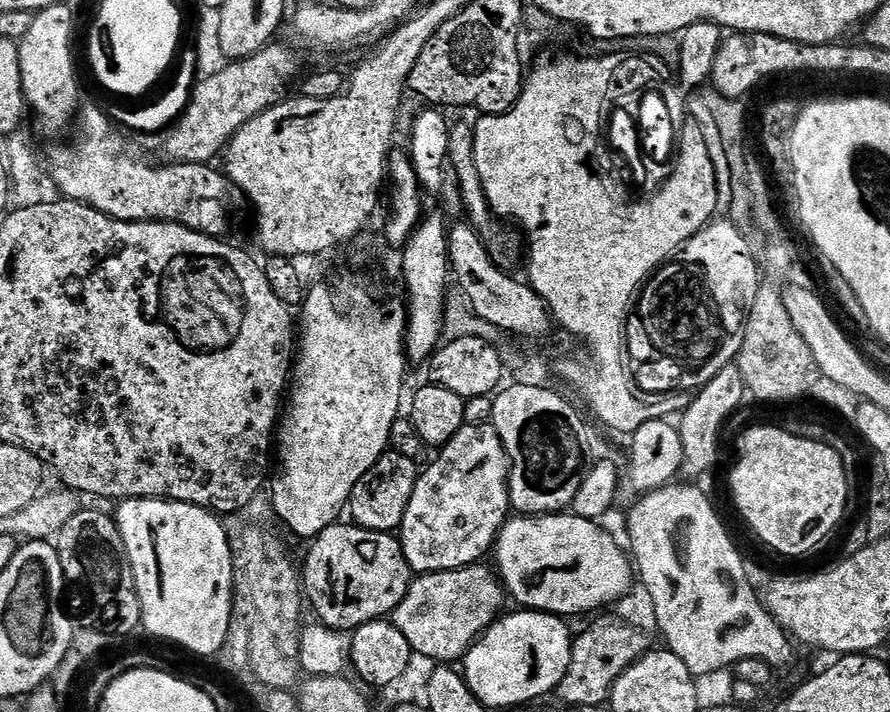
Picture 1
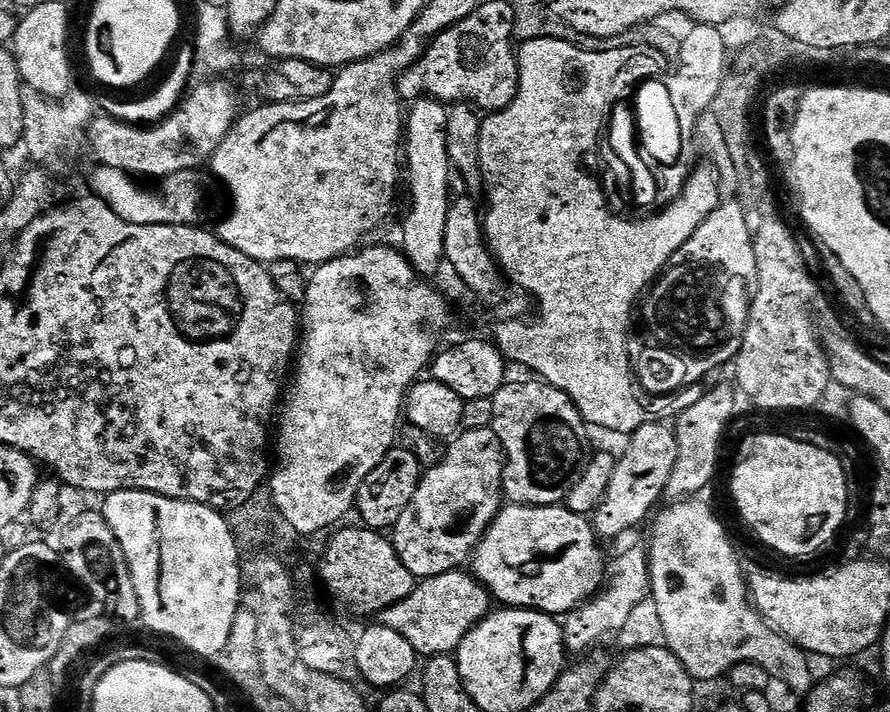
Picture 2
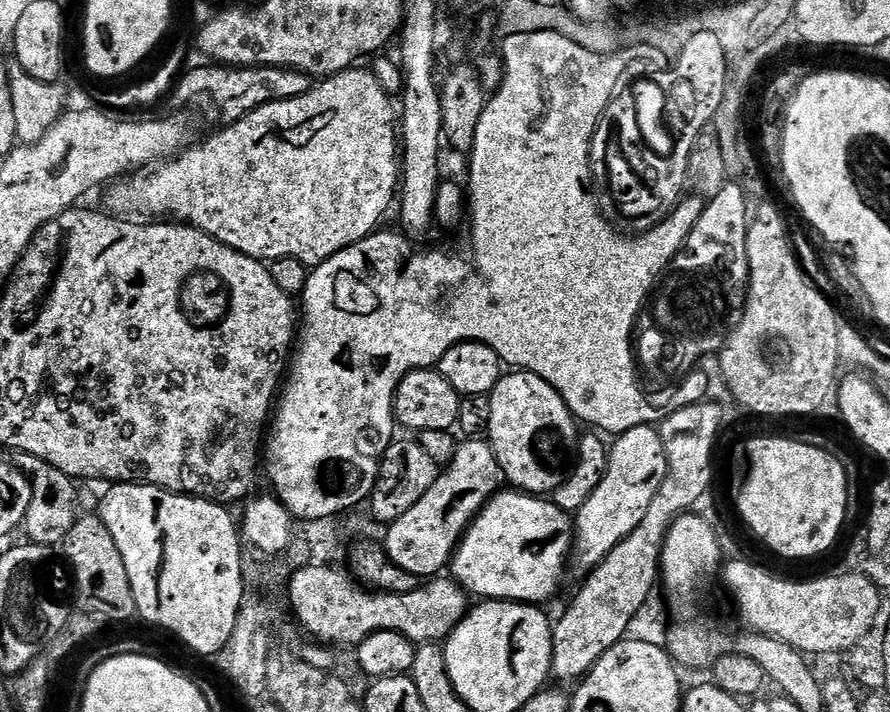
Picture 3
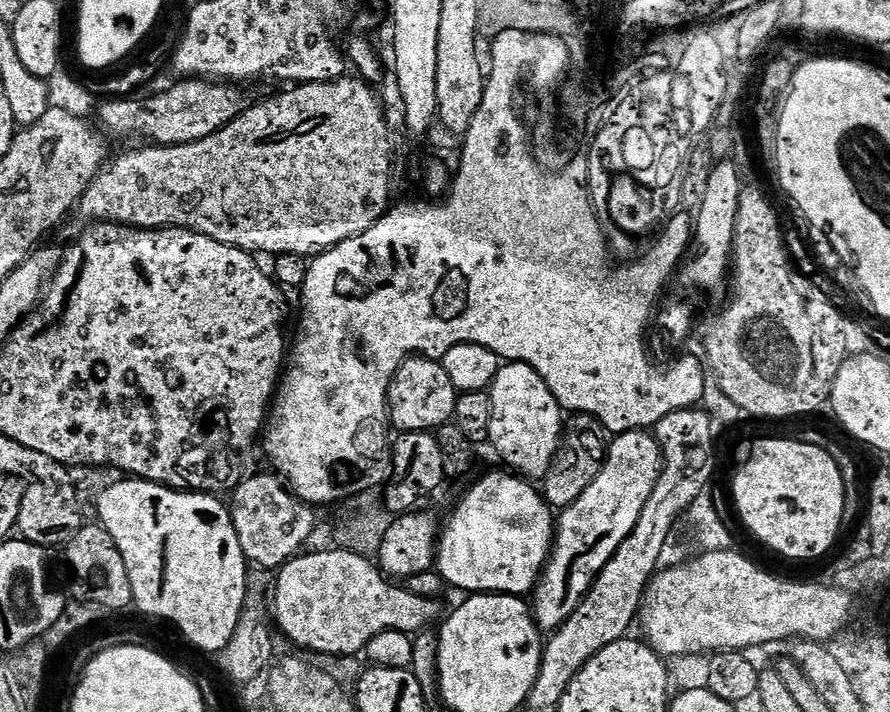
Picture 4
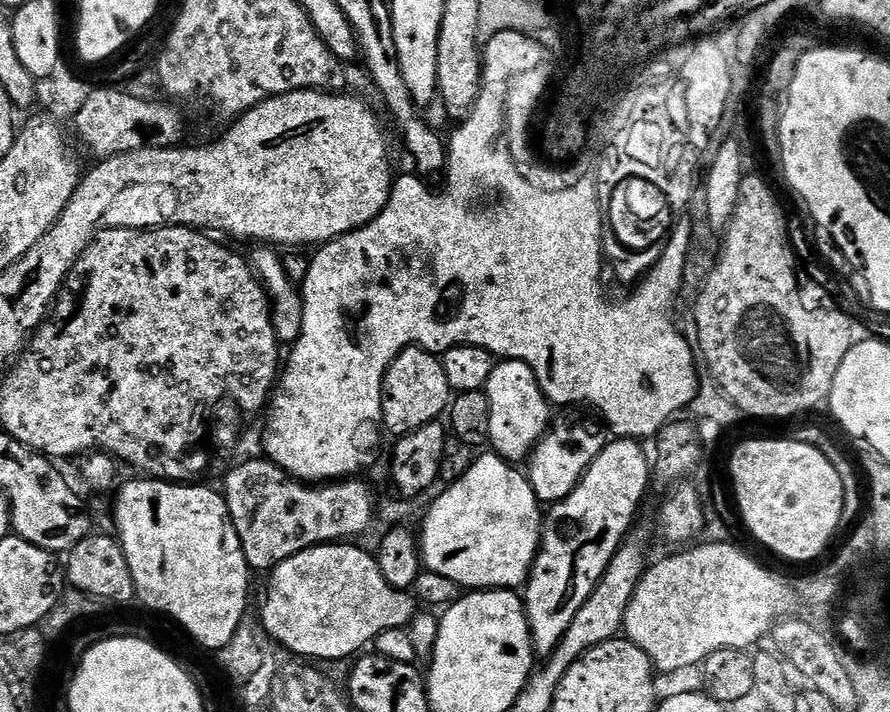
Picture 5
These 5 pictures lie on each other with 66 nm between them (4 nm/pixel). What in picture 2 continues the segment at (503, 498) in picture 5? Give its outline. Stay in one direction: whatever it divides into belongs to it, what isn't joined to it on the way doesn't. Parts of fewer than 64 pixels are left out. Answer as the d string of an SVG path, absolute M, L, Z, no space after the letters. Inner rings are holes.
M509 503L501 507L500 513L493 518L492 525L473 552L470 572L492 593L493 601L510 608L547 612L550 616L560 618L579 608L585 600L600 591L606 579L606 556L604 560L599 543L601 541L596 535L593 521L588 516L572 512L566 506Z

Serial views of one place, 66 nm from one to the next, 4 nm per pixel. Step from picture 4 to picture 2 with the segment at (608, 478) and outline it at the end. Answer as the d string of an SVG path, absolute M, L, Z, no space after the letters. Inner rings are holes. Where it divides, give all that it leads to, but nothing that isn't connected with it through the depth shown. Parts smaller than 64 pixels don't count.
M667 423L643 425L629 435L626 442L628 449L622 454L619 453L614 466L614 475L610 477L610 486L606 489L606 496L602 498L594 513L594 527L597 537L600 538L620 536L623 532L638 527L644 519L647 521L661 503L660 496L662 500L668 491L670 474L674 474L674 462L678 458L678 442L675 431Z

